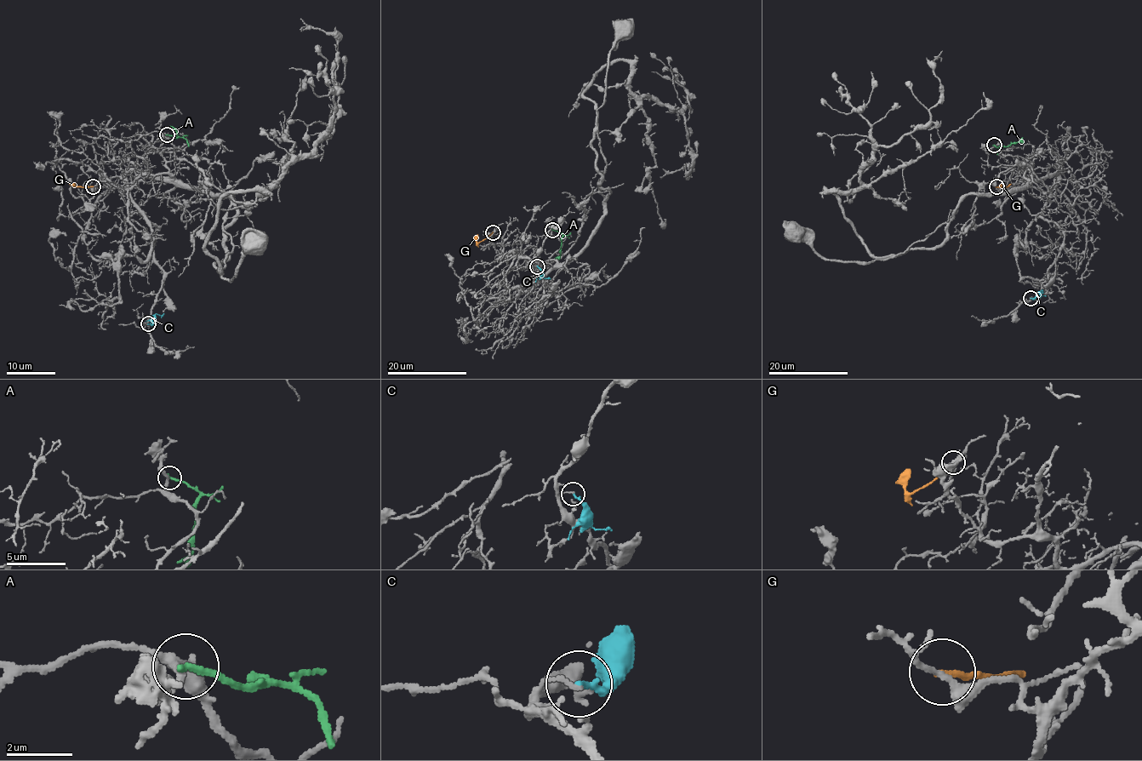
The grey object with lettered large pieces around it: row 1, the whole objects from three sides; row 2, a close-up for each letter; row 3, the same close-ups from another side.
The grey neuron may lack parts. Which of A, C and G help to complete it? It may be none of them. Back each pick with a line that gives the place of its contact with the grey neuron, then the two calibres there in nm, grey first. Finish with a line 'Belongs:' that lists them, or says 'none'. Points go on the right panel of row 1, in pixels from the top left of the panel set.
Belongs: none

